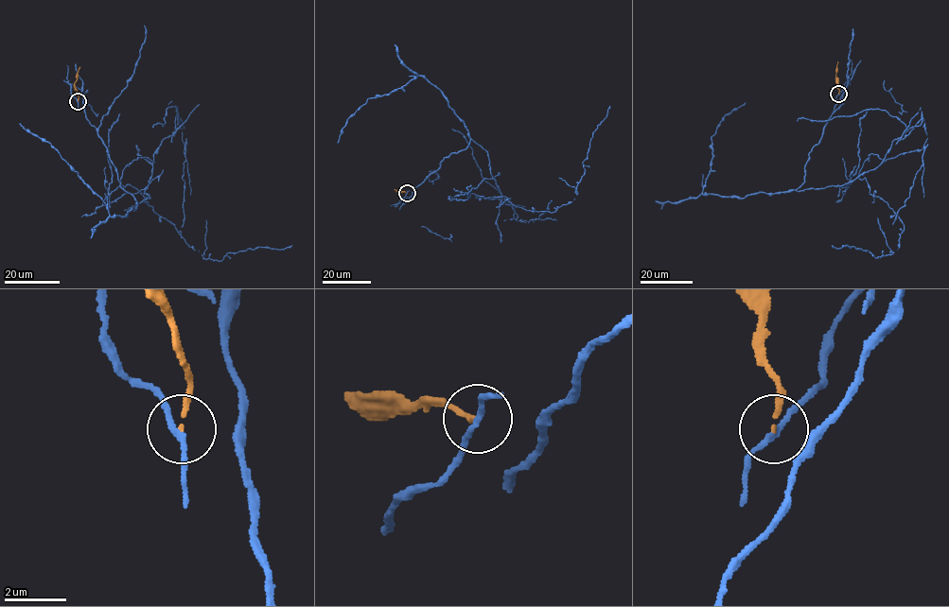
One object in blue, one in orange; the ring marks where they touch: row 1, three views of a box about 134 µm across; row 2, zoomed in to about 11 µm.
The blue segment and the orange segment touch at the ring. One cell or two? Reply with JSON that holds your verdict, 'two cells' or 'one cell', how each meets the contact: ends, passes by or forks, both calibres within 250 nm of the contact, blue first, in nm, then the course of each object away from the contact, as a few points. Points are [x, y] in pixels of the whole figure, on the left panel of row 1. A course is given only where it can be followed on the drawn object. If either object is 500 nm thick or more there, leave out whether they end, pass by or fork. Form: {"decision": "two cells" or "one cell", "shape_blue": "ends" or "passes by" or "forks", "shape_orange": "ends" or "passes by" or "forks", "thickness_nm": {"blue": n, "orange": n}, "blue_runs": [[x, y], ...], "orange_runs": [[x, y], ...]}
{"decision": "two cells", "shape_blue": "passes by", "shape_orange": "ends", "thickness_nm": {"blue": 170, "orange": 130}, "blue_runs": [[78, 101], [71, 84], [119, 185], [138, 203], [149, 195], [104, 205], [131, 184], [203, 258], [292, 245]], "orange_runs": [[78, 101], [75, 82], [79, 66]]}

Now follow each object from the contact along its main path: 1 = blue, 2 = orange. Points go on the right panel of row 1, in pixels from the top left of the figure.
1: (838, 94), (849, 78), (796, 190), (849, 182), (843, 194), (866, 179), (904, 230), (888, 255), (832, 245)
2: (838, 94), (838, 61)

